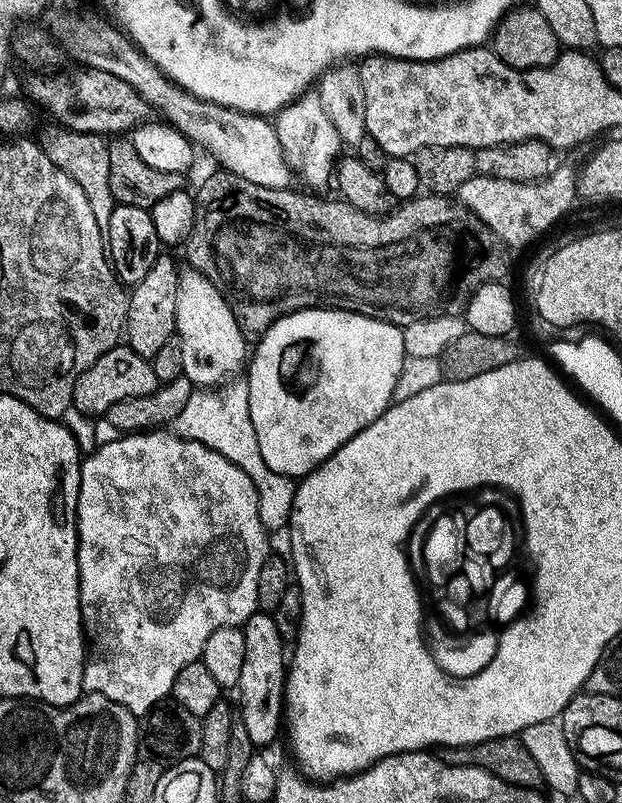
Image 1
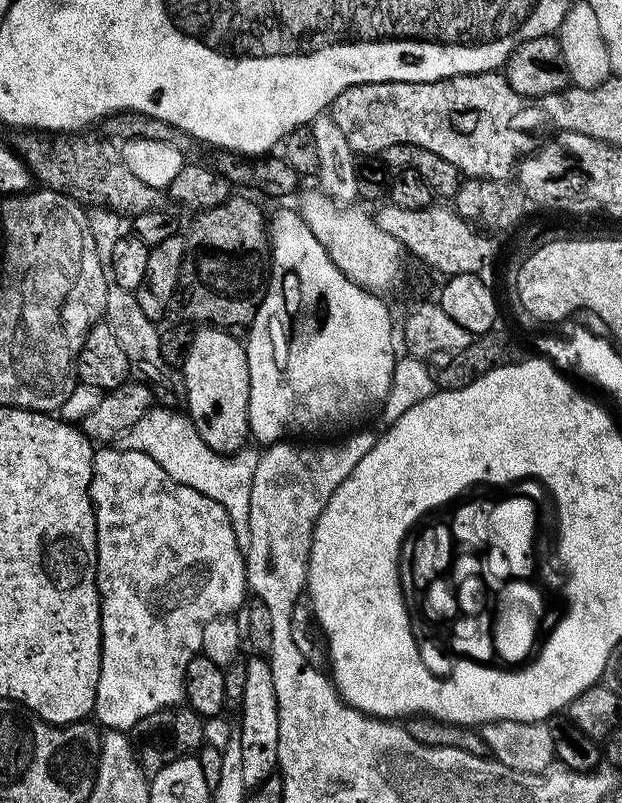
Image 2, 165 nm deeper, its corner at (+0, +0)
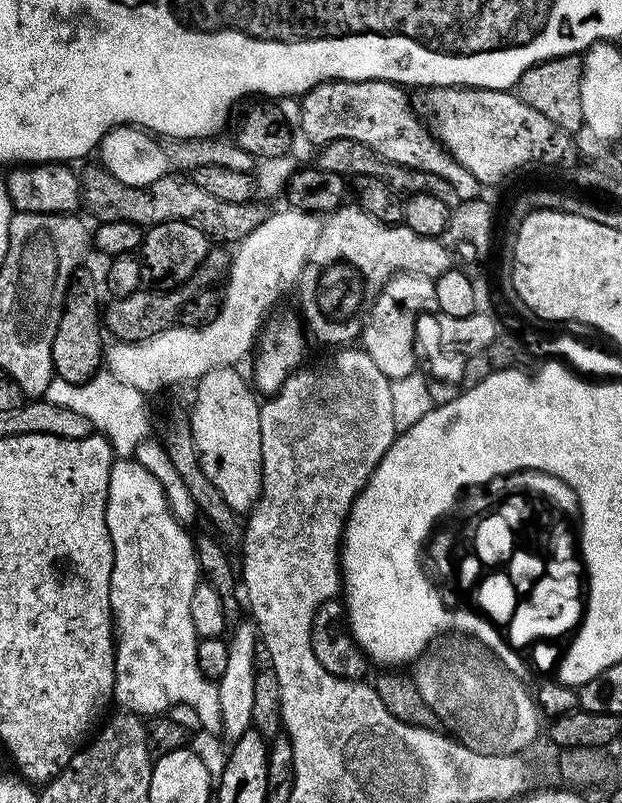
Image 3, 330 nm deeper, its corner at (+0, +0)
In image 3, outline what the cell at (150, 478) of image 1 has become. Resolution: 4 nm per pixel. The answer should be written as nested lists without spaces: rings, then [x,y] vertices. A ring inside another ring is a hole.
[[[116,458],[112,461],[110,470],[110,482],[108,483],[108,501],[106,502],[106,526],[110,530],[112,539],[112,573],[110,574],[110,606],[112,607],[112,623],[114,625],[114,671],[112,674],[112,700],[120,703],[119,707],[126,712],[135,712],[141,718],[152,718],[157,714],[164,714],[175,704],[192,706],[201,719],[201,729],[204,732],[212,732],[221,727],[218,688],[215,683],[199,668],[196,657],[196,645],[198,637],[194,630],[194,618],[190,618],[190,598],[194,598],[194,590],[202,582],[199,560],[196,557],[195,539],[193,533],[188,533],[180,525],[181,517],[172,511],[172,505],[168,502],[168,496],[164,493],[164,487],[146,470],[146,466],[139,464],[135,458]]]

